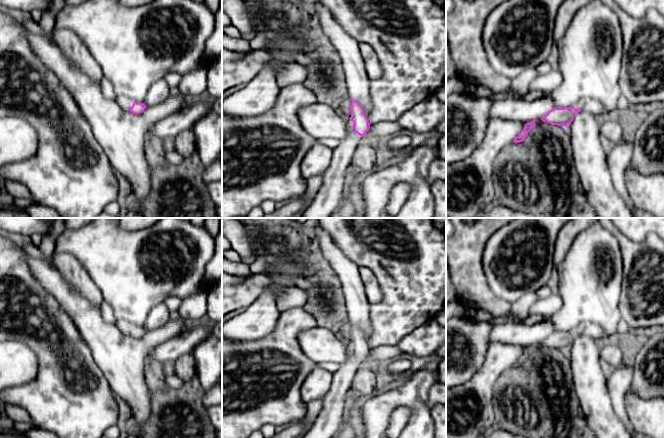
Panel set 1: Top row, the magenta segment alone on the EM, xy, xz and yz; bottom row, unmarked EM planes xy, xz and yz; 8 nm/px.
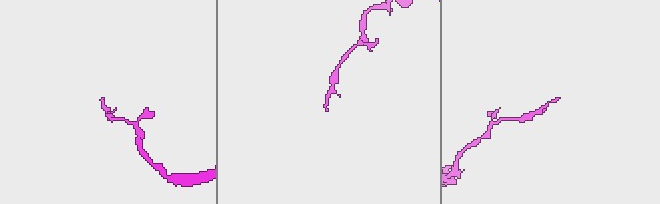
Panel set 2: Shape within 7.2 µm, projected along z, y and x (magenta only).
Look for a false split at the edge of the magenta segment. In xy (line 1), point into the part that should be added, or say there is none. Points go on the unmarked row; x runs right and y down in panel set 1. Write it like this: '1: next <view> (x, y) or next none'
1: next xy (126, 328)

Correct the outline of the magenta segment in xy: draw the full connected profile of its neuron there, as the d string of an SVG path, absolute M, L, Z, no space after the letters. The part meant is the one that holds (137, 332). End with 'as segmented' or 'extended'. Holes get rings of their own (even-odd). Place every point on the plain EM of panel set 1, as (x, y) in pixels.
M120 322L117 323L117 325L120 327L120 329L126 334L130 335L133 338L140 338L142 337L146 330L144 327L137 327L133 326L131 324L122 324Z; extended

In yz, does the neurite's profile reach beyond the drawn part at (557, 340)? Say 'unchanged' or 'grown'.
grown

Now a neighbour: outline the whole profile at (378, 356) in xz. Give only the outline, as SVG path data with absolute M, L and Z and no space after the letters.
M380 346L370 349L369 354L364 359L363 363L367 363L374 366L382 366L395 358L402 355L402 351L394 346Z

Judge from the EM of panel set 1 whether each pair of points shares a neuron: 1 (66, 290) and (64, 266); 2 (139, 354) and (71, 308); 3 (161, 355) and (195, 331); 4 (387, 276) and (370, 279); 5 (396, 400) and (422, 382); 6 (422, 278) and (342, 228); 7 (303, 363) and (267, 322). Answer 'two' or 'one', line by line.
1: two
2: one
3: one
4: two
5: one
6: one
7: two

